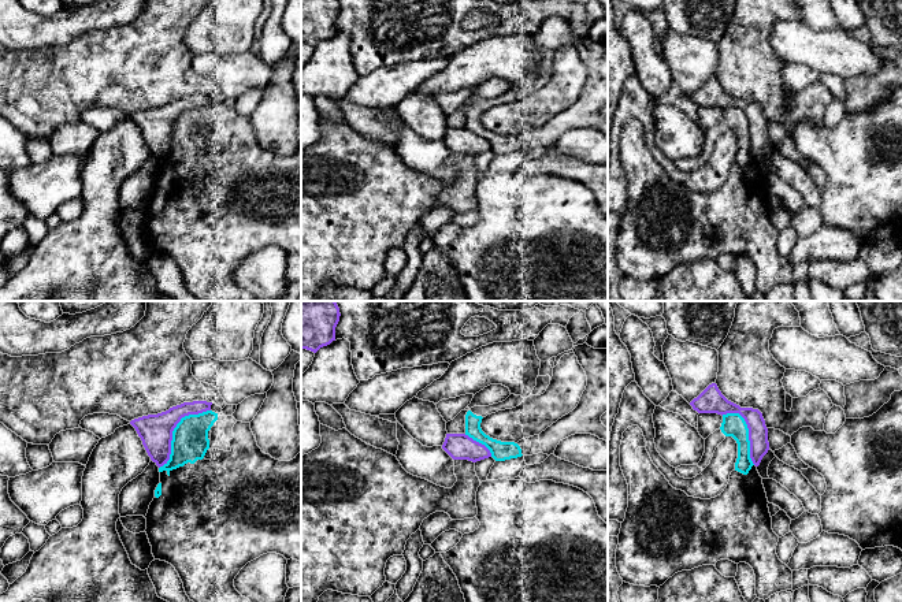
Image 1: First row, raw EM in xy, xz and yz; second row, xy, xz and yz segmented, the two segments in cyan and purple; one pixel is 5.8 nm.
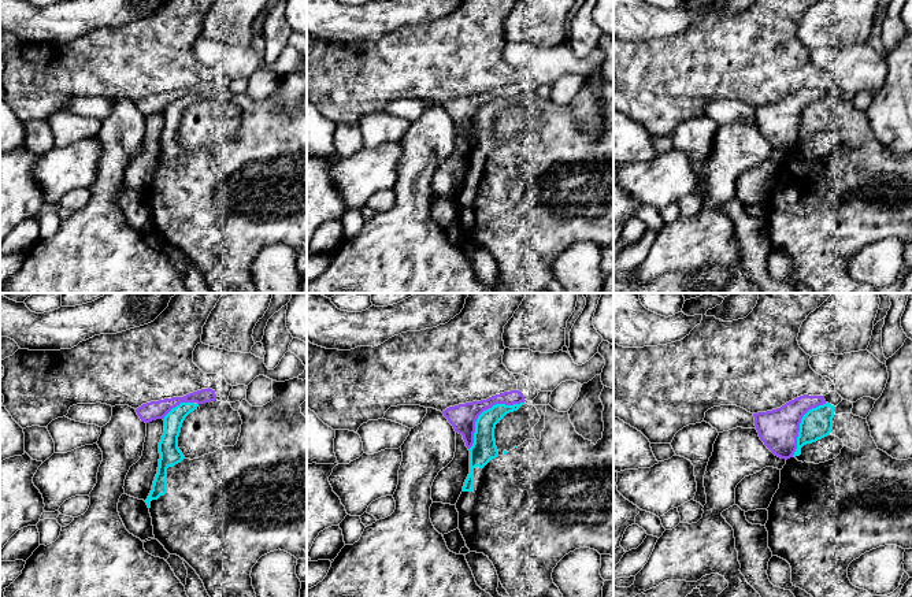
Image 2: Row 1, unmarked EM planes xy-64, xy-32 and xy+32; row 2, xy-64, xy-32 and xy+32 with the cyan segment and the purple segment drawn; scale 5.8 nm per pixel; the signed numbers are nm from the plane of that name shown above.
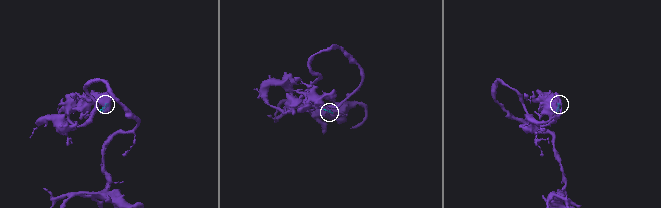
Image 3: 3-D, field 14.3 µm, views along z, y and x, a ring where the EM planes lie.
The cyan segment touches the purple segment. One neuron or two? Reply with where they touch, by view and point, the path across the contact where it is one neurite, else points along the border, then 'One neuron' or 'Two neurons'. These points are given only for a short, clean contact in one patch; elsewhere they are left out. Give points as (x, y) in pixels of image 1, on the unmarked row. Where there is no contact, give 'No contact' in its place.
Touches cyan at xy (174, 123). Two neurons

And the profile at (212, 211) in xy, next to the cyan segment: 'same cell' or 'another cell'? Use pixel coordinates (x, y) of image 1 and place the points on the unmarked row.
same cell

